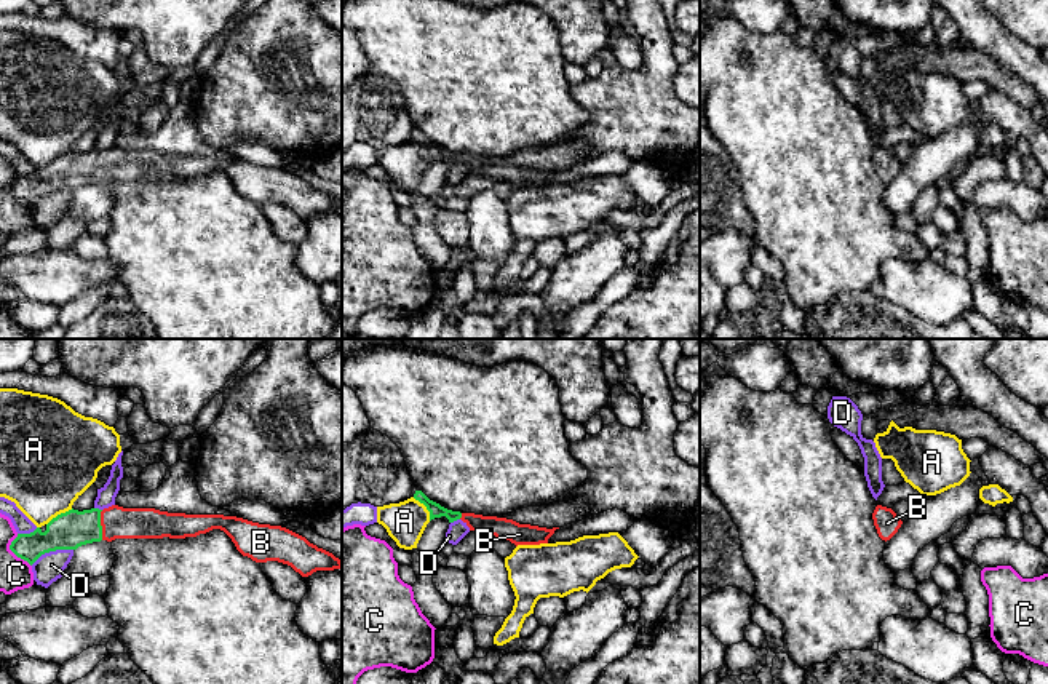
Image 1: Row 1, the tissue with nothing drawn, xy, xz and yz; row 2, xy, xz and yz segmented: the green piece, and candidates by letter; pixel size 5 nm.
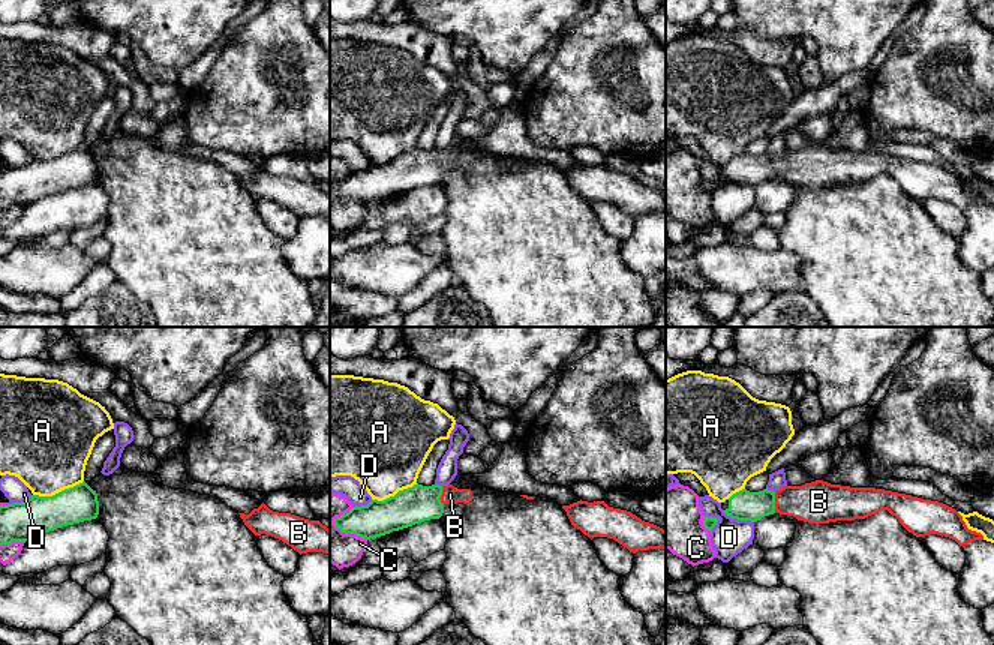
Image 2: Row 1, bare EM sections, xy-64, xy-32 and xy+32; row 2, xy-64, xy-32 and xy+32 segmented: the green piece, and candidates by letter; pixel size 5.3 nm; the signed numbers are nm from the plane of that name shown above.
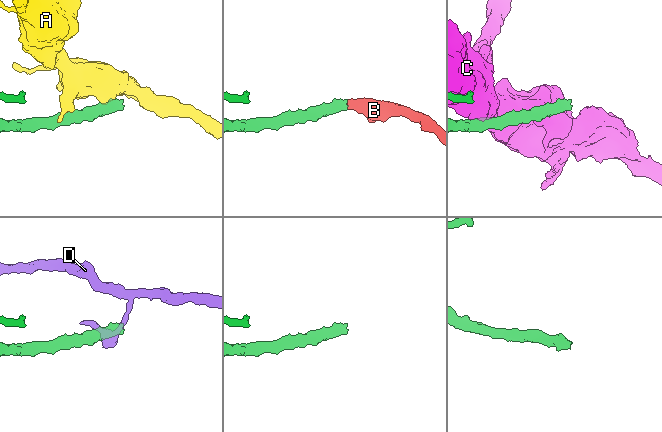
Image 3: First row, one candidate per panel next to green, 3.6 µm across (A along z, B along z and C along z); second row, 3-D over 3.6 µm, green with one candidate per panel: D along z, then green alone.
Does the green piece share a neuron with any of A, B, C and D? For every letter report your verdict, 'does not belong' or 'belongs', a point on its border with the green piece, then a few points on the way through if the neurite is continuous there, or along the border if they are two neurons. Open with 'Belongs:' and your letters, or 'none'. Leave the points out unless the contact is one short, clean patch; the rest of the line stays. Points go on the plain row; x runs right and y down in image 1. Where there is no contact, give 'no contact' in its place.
Belongs: B
A: does not belong; meets green in xz at (425, 147)
B: belongs; meets green in xy at (99, 167); runs through xy (67, 173), (99, 167), (117, 165)
C: does not belong; meets green in xy at (13, 194)
D: does not belong; meets green in xy at (51, 192)

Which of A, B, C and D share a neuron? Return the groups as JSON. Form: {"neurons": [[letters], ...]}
{"neurons": [["A"], ["B"], ["C"], ["D"]]}

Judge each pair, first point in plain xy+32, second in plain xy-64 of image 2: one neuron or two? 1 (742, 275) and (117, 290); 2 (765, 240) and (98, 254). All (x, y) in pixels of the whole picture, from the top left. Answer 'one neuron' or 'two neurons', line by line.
1: two neurons
2: one neuron

